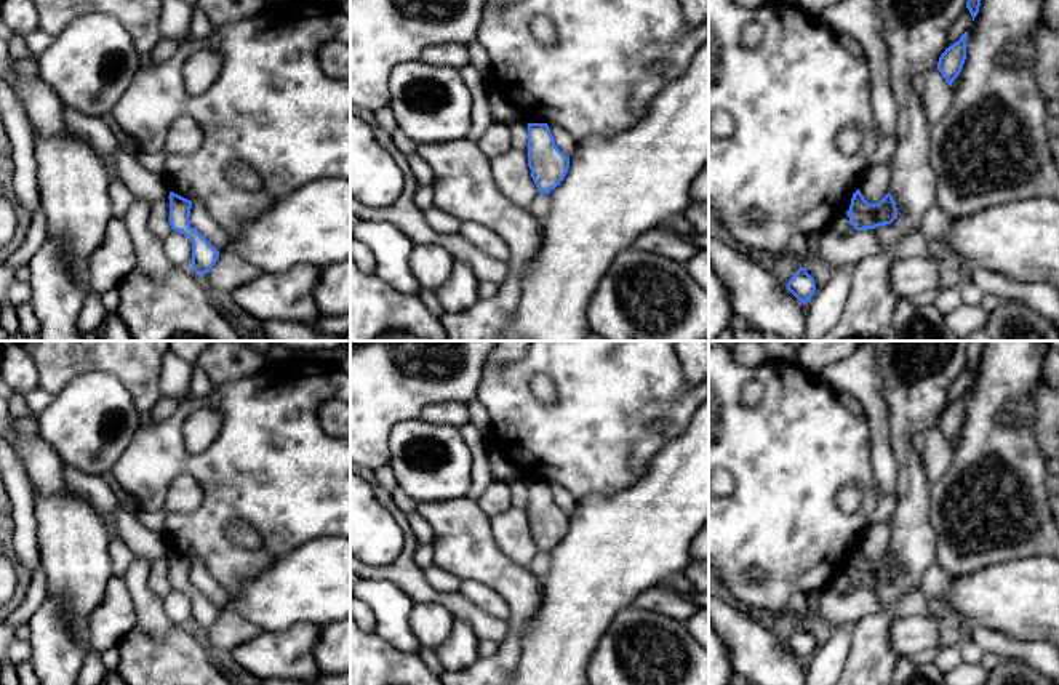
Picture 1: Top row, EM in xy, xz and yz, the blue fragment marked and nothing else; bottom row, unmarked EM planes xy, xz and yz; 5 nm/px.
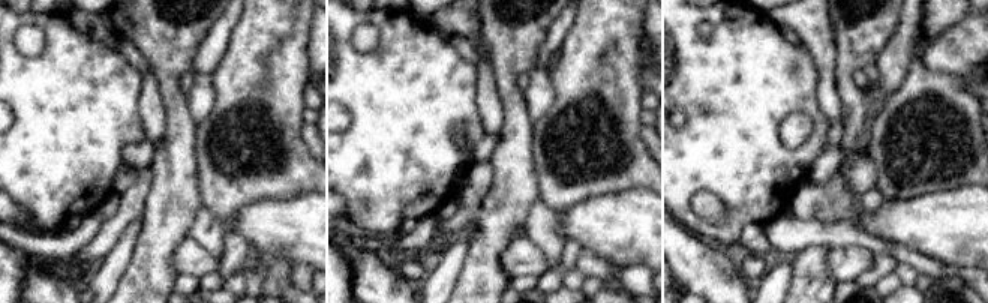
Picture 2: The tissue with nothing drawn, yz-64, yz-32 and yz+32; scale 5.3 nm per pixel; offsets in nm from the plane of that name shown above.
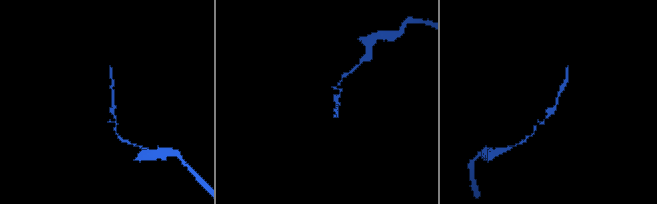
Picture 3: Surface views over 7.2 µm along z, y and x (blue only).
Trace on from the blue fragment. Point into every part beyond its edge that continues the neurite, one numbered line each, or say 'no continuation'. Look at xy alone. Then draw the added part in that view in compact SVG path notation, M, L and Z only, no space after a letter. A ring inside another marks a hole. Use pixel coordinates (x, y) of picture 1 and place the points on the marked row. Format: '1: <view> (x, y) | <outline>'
no continuation

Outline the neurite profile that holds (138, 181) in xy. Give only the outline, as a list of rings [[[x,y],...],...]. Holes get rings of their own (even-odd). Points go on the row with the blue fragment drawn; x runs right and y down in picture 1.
[[[120,144],[114,162],[122,187],[133,197],[147,198],[152,203],[170,197],[171,190],[166,178],[142,168],[136,160],[136,152],[130,146]]]

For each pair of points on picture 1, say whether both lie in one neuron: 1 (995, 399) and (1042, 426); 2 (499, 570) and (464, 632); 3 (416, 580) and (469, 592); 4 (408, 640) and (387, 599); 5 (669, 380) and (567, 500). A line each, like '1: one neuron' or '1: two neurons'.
1: two neurons
2: two neurons
3: two neurons
4: one neuron
5: two neurons

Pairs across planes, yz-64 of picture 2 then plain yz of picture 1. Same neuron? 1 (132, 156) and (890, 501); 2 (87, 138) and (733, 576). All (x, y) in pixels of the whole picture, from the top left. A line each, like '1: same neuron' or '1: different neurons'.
1: same neuron
2: same neuron

